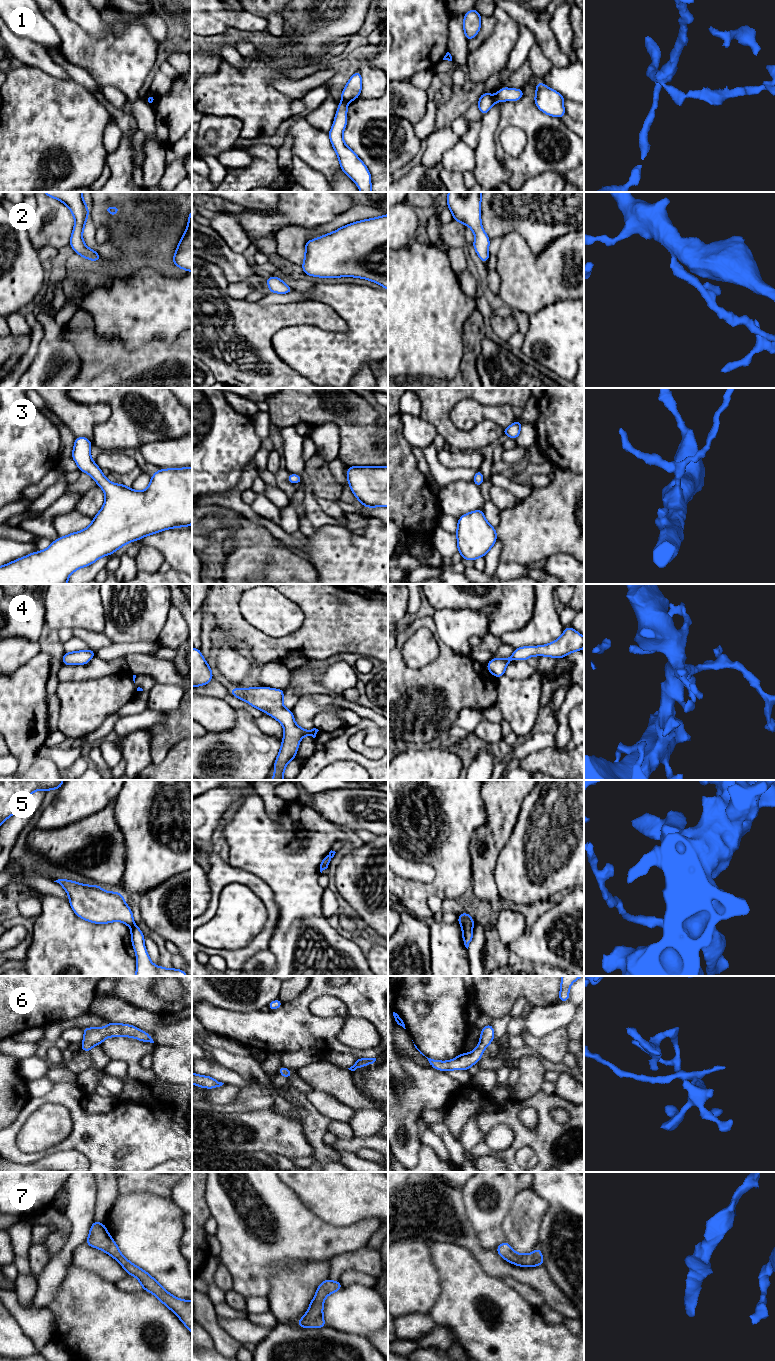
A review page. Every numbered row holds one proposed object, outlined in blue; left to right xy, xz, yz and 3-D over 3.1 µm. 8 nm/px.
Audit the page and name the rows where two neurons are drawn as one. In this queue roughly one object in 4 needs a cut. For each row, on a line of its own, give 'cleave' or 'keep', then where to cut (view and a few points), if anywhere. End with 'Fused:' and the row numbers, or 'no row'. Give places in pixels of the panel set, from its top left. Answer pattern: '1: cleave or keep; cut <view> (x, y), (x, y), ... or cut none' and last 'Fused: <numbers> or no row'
1: cleave; cut yz (493, 96), (495, 101)
2: keep; cut none
3: keep; cut none
4: keep; cut none
5: cleave; cut yz (462, 925), (471, 929)
6: keep; cut none
7: keep; cut none
Fused: 1, 5

